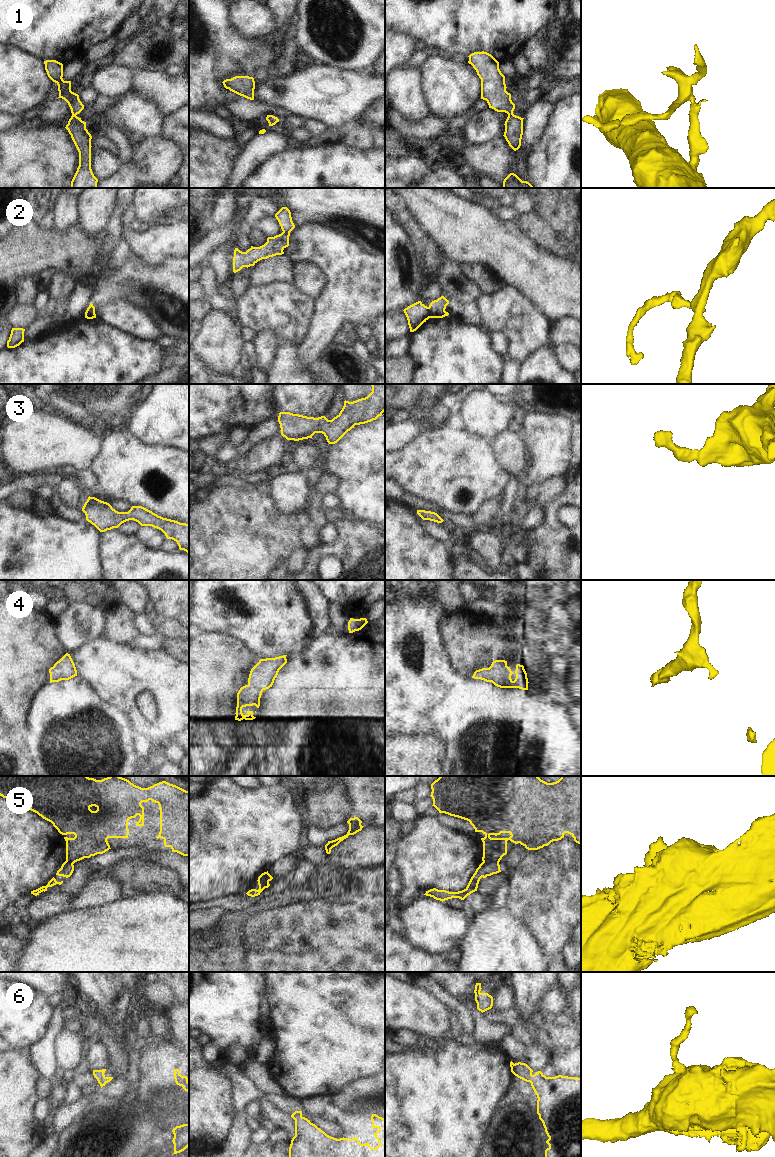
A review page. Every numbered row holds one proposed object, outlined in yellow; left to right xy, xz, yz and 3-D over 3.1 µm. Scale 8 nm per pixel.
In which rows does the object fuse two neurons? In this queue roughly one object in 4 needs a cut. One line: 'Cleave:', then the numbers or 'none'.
Cleave: 2, 5

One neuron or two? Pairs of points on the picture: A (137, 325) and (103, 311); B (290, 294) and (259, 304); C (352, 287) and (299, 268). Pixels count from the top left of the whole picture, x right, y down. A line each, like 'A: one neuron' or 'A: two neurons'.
A: one neuron
B: one neuron
C: two neurons

